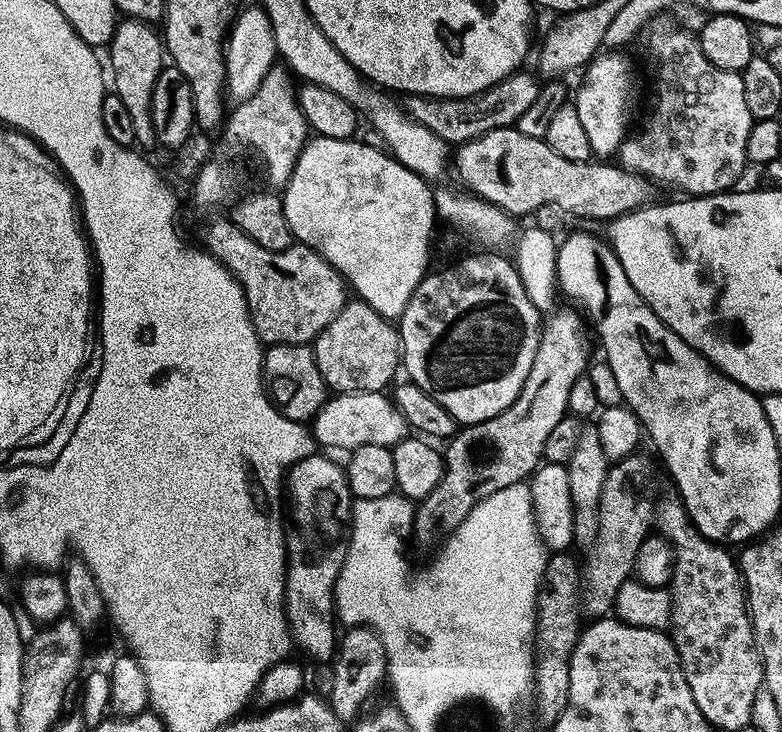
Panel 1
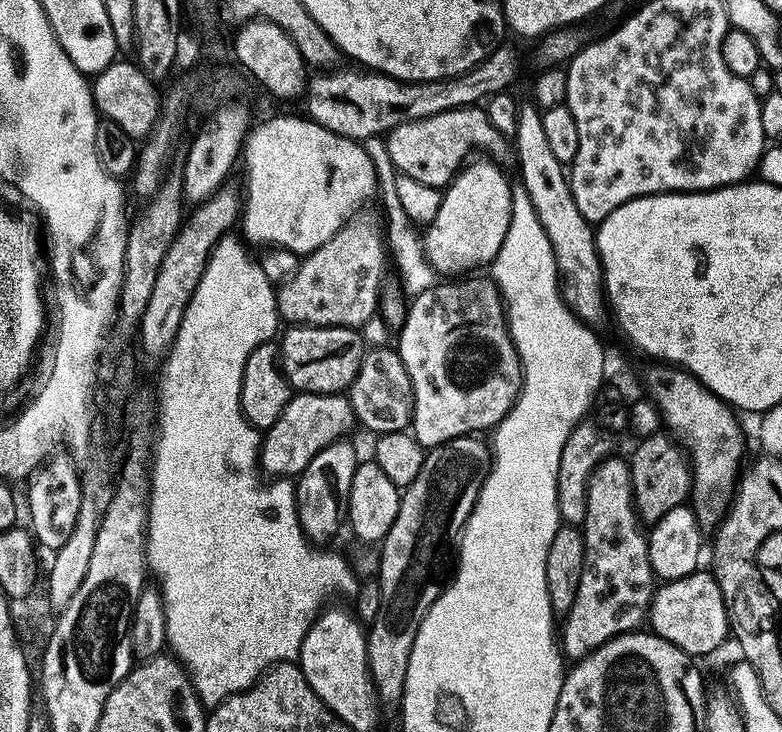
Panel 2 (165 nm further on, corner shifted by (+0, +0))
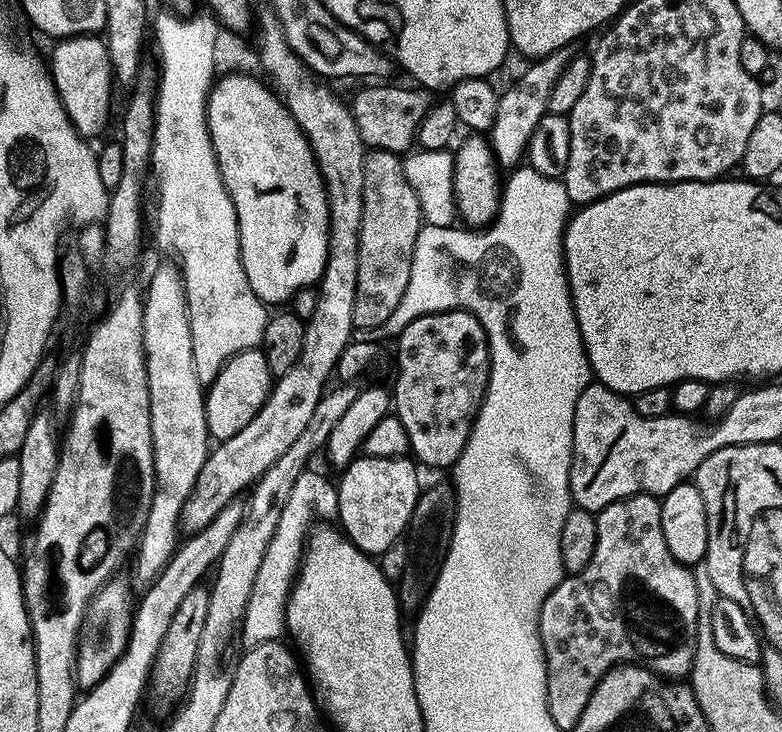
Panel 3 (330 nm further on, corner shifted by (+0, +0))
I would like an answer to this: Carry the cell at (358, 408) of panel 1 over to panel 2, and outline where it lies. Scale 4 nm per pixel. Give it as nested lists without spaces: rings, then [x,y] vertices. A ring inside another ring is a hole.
[[[297,391],[282,414],[266,429],[260,445],[259,467],[272,478],[299,477],[304,467],[326,446],[343,440],[354,428],[352,407],[347,395],[331,392]],[[268,471],[268,472],[267,472]]]

